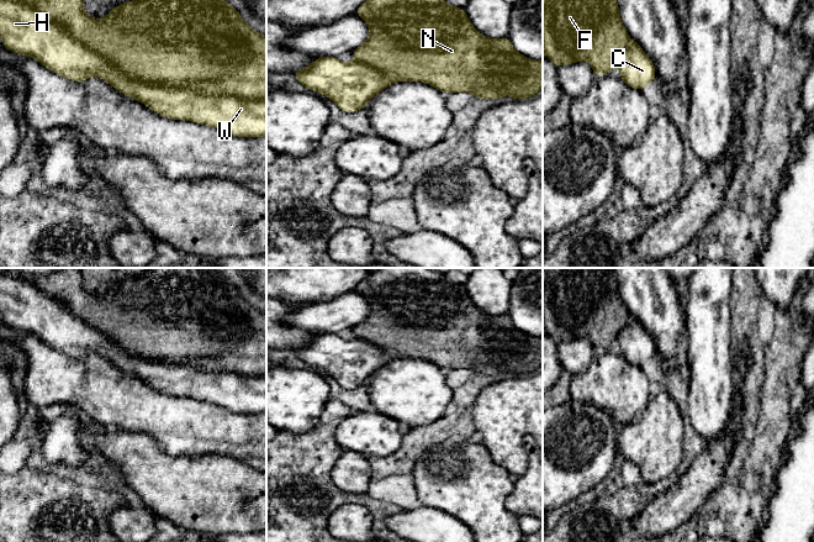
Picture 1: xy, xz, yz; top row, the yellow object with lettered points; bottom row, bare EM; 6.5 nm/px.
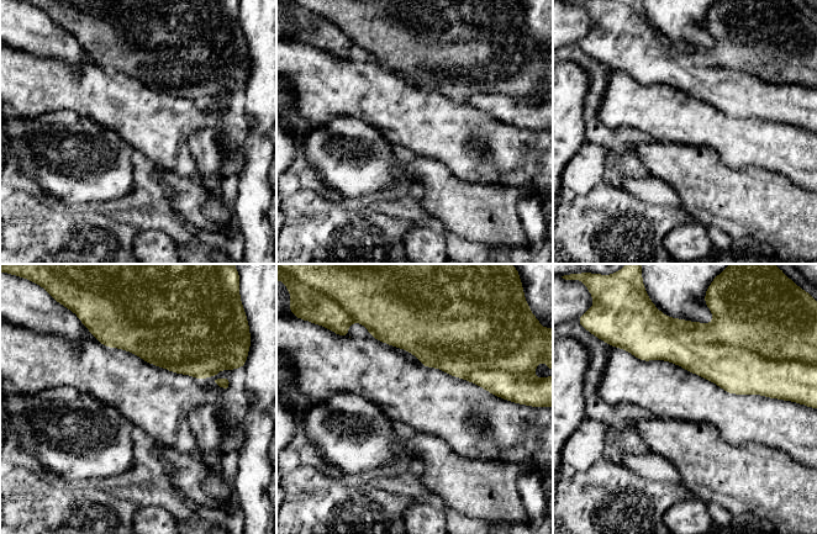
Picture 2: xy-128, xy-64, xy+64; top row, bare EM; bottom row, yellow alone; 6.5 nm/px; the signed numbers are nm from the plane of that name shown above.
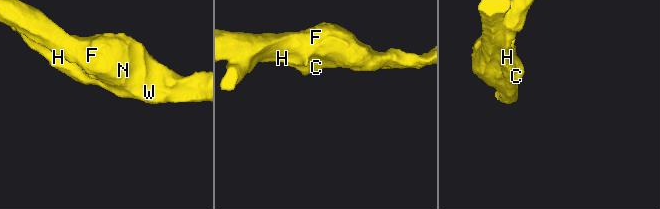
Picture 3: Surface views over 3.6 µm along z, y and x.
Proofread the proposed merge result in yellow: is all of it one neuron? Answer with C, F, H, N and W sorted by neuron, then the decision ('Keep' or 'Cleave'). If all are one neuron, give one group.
Groups: C H W / F N. Cleave

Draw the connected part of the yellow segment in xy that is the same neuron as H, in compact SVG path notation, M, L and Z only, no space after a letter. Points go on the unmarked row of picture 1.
M0 272L0 312L6 326L32 333L49 347L72 358L84 359L89 353L105 357L123 372L143 379L169 396L187 396L211 402L237 414L266 412L266 375L247 375L229 370L208 372L189 364L150 361L125 352L111 338L79 319L60 299L46 294L33 280Z

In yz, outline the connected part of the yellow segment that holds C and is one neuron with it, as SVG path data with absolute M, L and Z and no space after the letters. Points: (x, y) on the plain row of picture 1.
M630 316L617 341L620 356L630 364L643 367L656 356L655 342L643 325Z

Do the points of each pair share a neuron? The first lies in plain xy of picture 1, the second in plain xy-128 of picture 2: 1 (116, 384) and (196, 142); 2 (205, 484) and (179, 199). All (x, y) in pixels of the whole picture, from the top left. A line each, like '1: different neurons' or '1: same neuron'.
1: different neurons
2: same neuron

